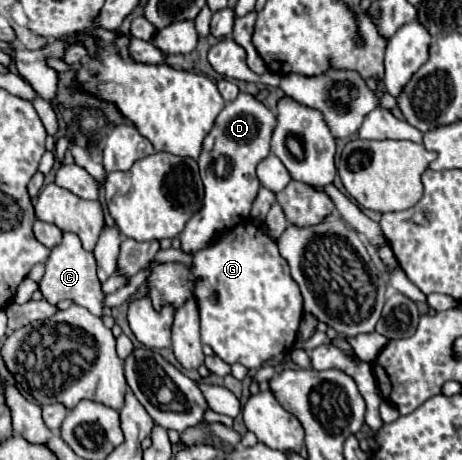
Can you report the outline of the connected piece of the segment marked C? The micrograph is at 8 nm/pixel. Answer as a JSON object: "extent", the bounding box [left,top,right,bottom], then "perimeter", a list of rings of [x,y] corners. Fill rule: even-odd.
{"extent":[40,233,102,317],"perimeter":[[[64,233],[64,239],[58,247],[52,249],[52,255],[46,263],[46,273],[40,281],[40,291],[44,293],[44,299],[50,303],[58,303],[62,299],[72,299],[76,305],[86,307],[92,315],[102,317],[102,287],[96,277],[96,259],[92,253],[82,249],[82,243],[78,235],[74,233]]]}

